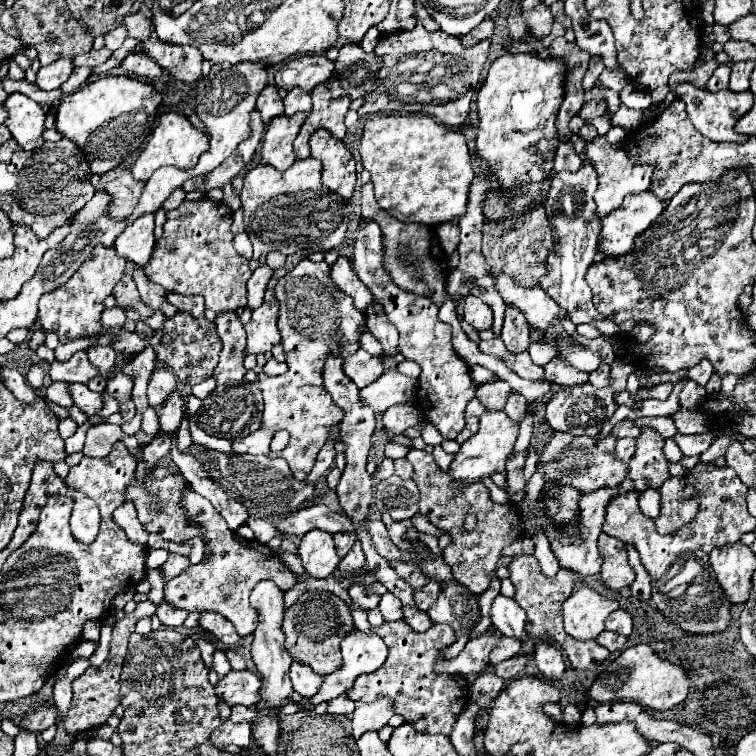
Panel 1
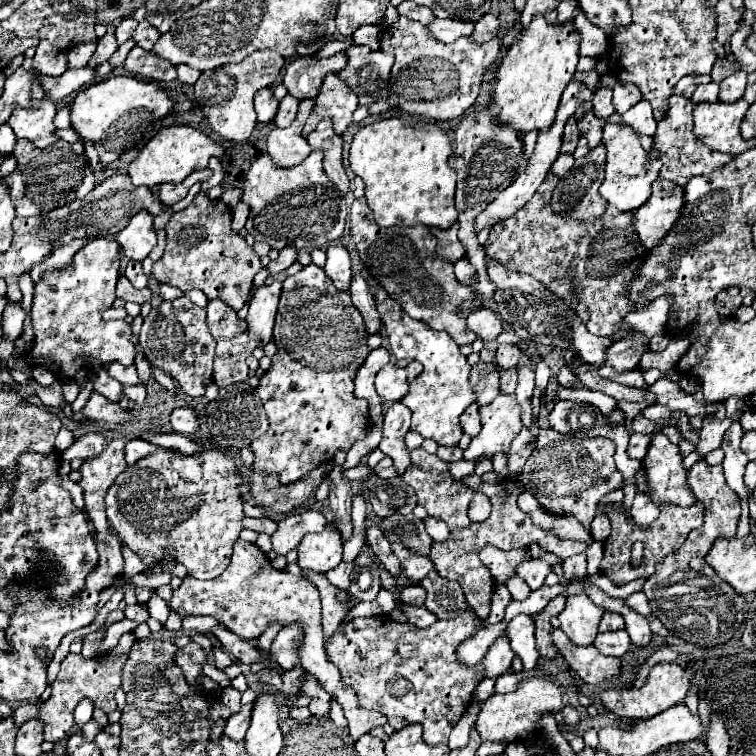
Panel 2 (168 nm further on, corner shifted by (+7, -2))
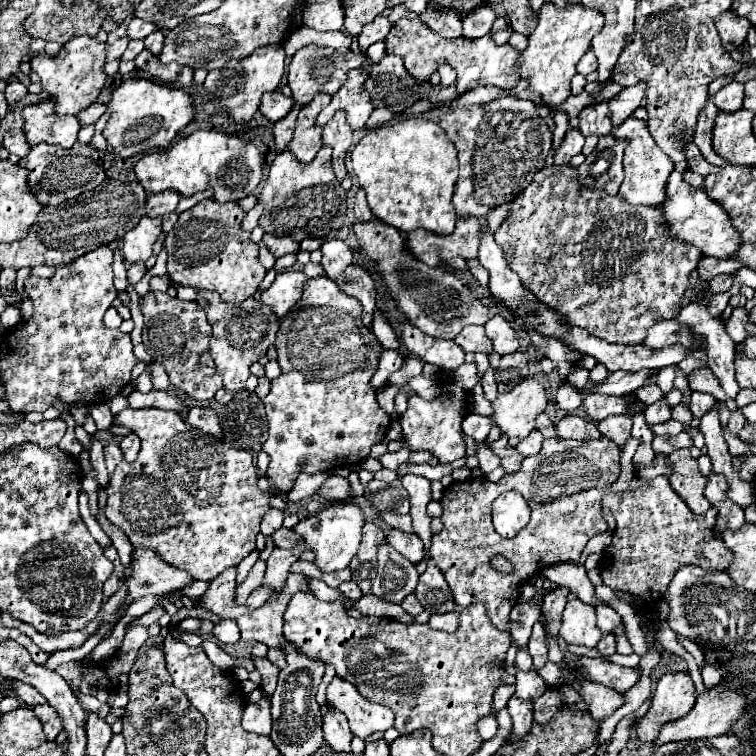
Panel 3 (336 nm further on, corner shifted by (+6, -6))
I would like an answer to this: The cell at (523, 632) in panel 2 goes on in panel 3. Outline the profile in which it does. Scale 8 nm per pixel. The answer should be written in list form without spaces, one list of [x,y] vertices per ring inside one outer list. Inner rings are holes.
[[[536,622],[534,628],[532,628],[532,636],[528,640],[528,652],[534,660],[534,668],[542,668],[542,664],[546,664],[546,652],[548,652],[548,646],[546,646],[546,634],[544,634],[544,626],[542,622]]]

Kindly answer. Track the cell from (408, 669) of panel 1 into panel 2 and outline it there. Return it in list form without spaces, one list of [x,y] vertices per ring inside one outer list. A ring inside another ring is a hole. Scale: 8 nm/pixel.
[[[471,608],[453,620],[437,620],[425,630],[409,622],[399,624],[387,614],[365,616],[343,624],[327,640],[325,652],[327,660],[341,670],[345,684],[357,692],[363,708],[385,712],[393,730],[421,724],[423,740],[427,744],[441,744],[449,740],[453,726],[469,708],[473,692],[483,680],[481,664],[465,666],[457,660],[459,644],[473,638],[481,628],[483,622]]]

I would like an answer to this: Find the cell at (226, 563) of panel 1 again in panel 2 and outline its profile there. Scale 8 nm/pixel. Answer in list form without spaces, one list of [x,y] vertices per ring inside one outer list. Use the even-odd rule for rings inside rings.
[[[237,540],[231,556],[231,564],[225,572],[209,582],[197,580],[193,576],[185,578],[183,584],[173,592],[169,602],[171,610],[185,610],[195,616],[213,616],[225,624],[227,630],[251,642],[257,640],[269,624],[299,624],[303,630],[303,642],[299,644],[299,660],[301,666],[315,676],[315,680],[341,704],[345,718],[349,722],[349,734],[353,740],[359,740],[363,734],[371,732],[375,726],[383,726],[387,716],[377,710],[365,710],[357,702],[357,694],[353,688],[341,682],[338,668],[329,660],[325,653],[323,626],[321,626],[321,598],[315,584],[311,584],[303,574],[289,574],[285,570],[275,570],[267,556],[245,540]]]

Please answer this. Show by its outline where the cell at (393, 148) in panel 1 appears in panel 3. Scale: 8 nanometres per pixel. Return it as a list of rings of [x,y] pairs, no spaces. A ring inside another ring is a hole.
[[[404,120],[392,126],[368,130],[352,150],[352,168],[366,192],[368,206],[376,218],[402,230],[412,232],[416,228],[430,230],[434,234],[450,234],[456,224],[456,212],[452,206],[452,194],[458,180],[458,158],[454,144],[444,136],[442,128],[430,120]]]

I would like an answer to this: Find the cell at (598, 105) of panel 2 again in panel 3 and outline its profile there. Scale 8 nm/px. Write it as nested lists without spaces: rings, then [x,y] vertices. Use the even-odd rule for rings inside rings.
[[[644,84],[628,86],[620,94],[616,94],[614,98],[608,100],[608,108],[612,112],[612,116],[610,116],[612,124],[622,124],[634,112],[634,108],[640,106],[640,100],[644,98],[644,90],[646,90]]]

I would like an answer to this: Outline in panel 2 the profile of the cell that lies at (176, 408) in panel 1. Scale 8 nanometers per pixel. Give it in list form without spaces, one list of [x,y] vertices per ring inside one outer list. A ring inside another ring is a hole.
[[[175,408],[171,412],[171,426],[175,432],[181,434],[191,434],[199,430],[199,422],[197,422],[197,412],[193,408]]]

